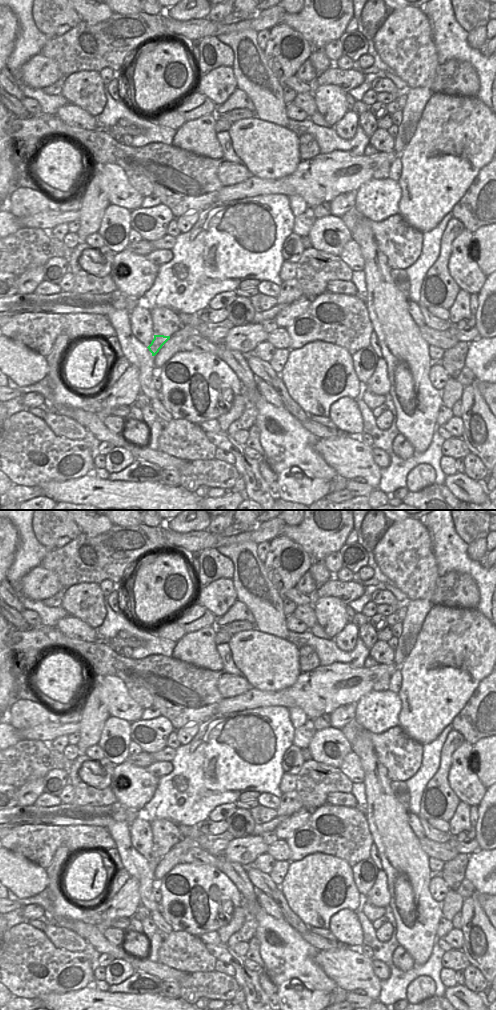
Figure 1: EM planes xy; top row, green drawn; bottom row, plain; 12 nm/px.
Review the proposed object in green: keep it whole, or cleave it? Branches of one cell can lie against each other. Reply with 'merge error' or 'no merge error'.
merge error

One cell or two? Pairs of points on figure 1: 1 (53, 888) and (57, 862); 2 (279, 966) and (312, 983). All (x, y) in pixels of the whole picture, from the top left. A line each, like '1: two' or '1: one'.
1: one
2: one

